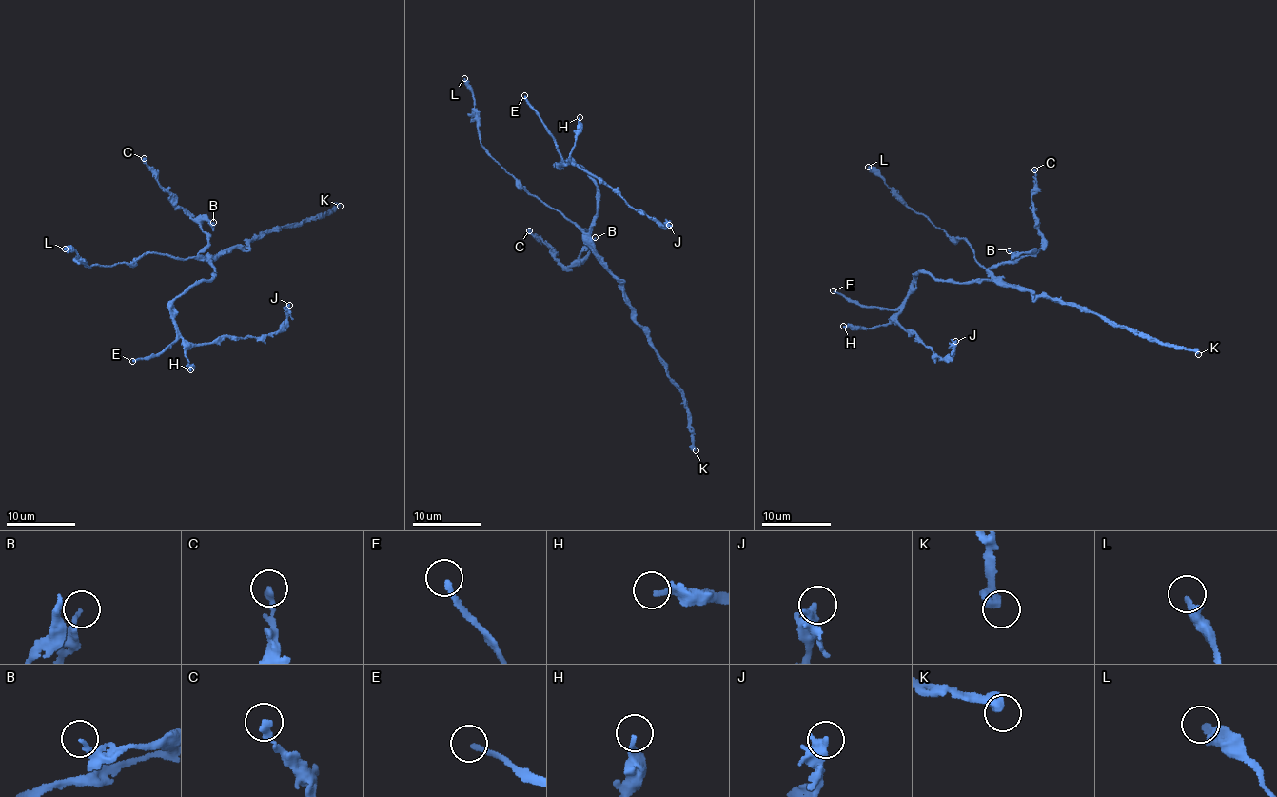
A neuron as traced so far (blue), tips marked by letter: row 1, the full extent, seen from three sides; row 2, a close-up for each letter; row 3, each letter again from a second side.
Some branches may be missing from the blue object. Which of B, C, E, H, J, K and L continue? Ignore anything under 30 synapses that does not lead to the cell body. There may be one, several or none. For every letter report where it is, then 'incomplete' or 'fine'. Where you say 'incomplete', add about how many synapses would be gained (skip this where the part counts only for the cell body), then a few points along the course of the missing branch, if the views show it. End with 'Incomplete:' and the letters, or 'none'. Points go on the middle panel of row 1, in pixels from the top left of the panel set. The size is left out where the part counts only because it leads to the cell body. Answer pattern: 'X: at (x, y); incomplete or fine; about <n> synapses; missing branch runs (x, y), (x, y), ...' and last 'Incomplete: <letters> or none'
B: at (595, 237); fine
C: at (529, 230); fine
E: at (524, 95); incomplete; about 45 synapses
H: at (579, 117); fine
J: at (669, 225); fine
K: at (696, 450); fine
L: at (464, 78); fine
Incomplete: E

